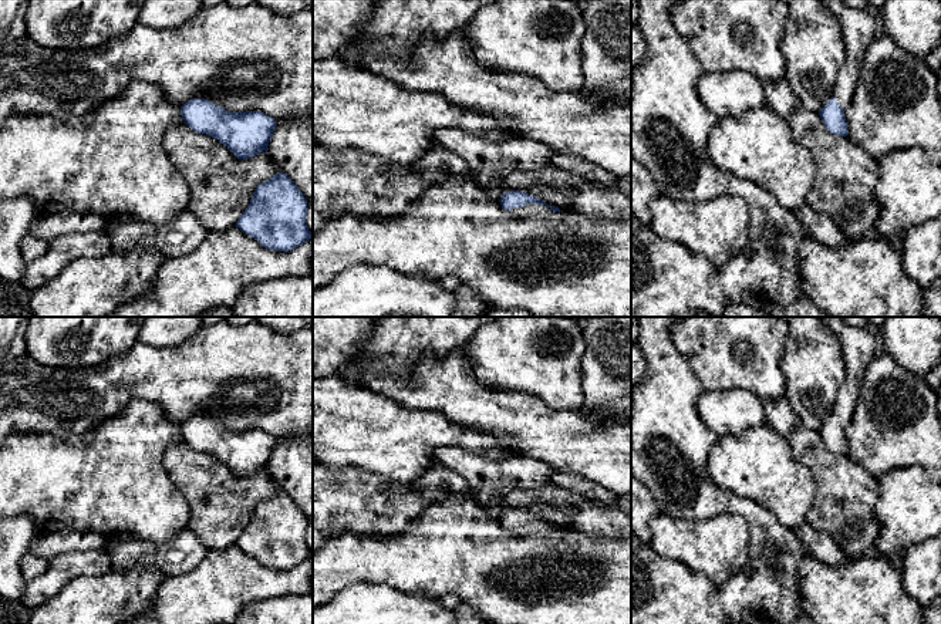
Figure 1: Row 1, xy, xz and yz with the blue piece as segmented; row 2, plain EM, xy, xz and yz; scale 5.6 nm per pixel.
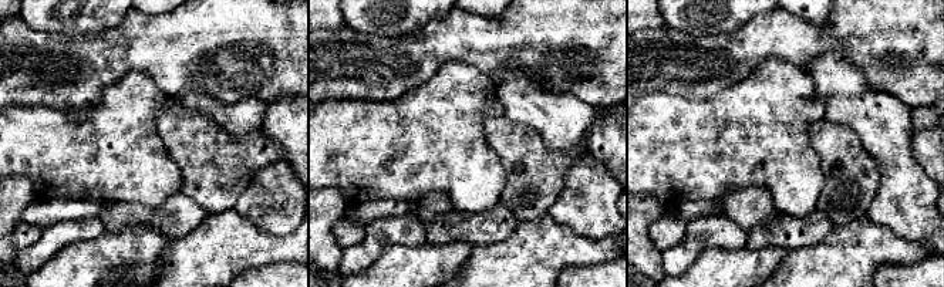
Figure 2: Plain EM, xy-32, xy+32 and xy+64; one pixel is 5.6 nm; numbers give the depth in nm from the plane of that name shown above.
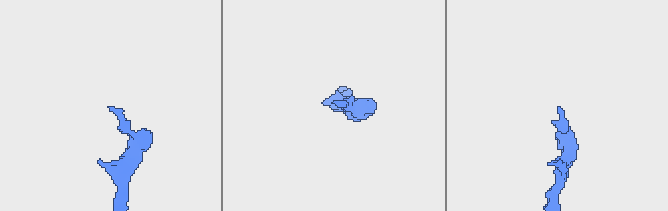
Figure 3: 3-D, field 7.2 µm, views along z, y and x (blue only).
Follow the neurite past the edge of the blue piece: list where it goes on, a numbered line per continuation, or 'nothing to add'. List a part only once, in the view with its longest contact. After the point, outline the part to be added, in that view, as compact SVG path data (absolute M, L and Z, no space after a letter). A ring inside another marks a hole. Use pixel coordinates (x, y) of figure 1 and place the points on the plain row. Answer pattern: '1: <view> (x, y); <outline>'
1: xz (529, 529); M530 522L522 526L515 526L507 529L517 536L537 536L537 534L549 534L553 529L546 523Z

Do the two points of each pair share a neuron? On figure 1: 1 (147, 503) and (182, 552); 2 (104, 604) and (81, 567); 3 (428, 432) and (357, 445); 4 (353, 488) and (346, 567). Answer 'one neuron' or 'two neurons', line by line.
1: two neurons
2: two neurons
3: one neuron
4: two neurons

